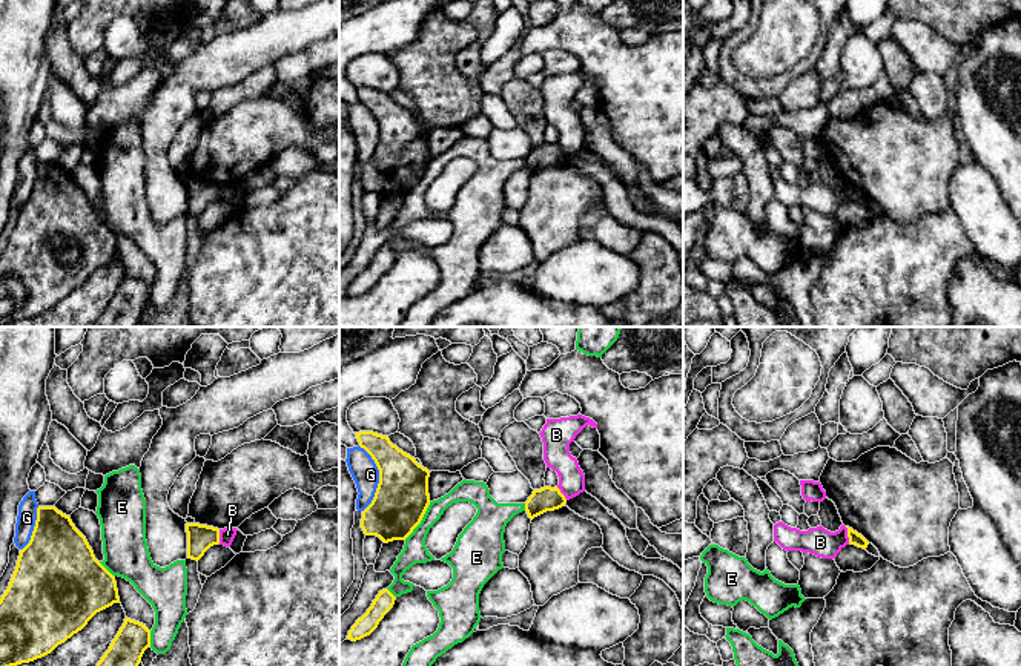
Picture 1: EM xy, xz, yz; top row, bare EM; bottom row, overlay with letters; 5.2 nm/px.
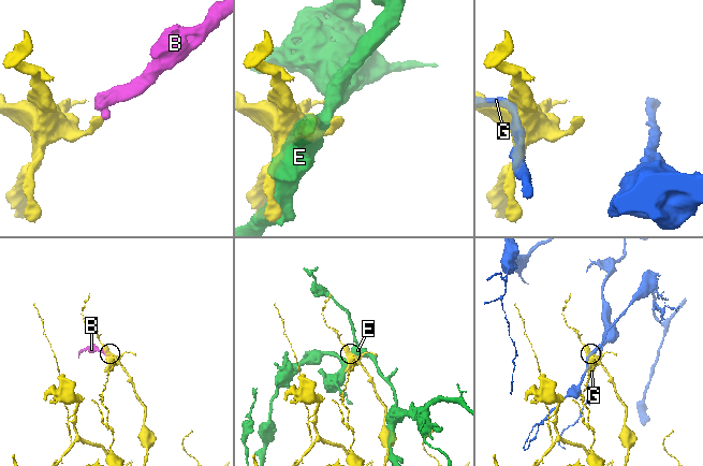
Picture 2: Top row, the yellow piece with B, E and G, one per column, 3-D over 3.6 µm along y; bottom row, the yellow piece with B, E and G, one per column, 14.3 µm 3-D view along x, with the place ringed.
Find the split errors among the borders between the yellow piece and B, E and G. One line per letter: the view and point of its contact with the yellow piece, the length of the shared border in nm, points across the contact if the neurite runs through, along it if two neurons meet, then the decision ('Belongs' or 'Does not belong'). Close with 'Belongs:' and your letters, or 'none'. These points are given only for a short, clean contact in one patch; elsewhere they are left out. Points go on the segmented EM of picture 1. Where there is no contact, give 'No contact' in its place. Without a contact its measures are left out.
B: Touches yellow at yz (848, 534). Shared border 90 nm. Boundary: yz (845, 527), (849, 542). Does not belong
E: Touches yellow at xz (421, 519). Shared border 240 nm. Does not belong
G: Touches yellow at xz (379, 478). Shared border 360 nm. Does not belong
Belongs: none

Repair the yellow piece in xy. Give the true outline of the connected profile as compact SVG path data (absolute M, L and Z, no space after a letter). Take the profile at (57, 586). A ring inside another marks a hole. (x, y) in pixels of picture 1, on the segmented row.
M38 506L29 543L0 598L0 666L17 666L51 654L100 611L120 603L115 577L95 559L86 537L55 506Z

